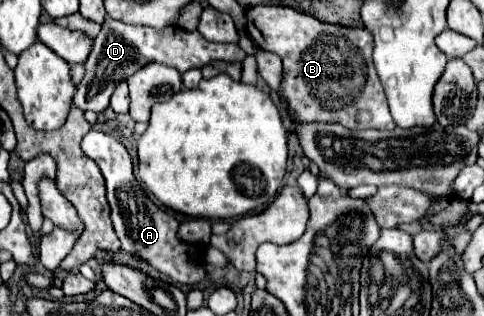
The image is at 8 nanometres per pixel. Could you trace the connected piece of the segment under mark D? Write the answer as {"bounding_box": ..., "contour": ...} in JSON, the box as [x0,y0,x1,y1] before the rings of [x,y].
{"bounding_box":[74,17,246,113],"contour":[[[108,17],[102,23],[102,31],[94,39],[92,53],[90,53],[88,61],[84,63],[86,75],[78,85],[74,103],[82,111],[102,113],[110,103],[110,95],[112,95],[114,87],[122,79],[132,77],[132,73],[136,73],[148,61],[158,61],[158,63],[170,65],[170,67],[178,69],[180,73],[184,73],[188,69],[202,69],[204,65],[218,61],[218,59],[242,61],[244,57],[246,57],[246,53],[238,45],[208,41],[198,31],[186,31],[182,27],[176,27],[176,25],[170,25],[166,29],[138,27],[138,25],[128,25],[128,23],[114,21]]]}

